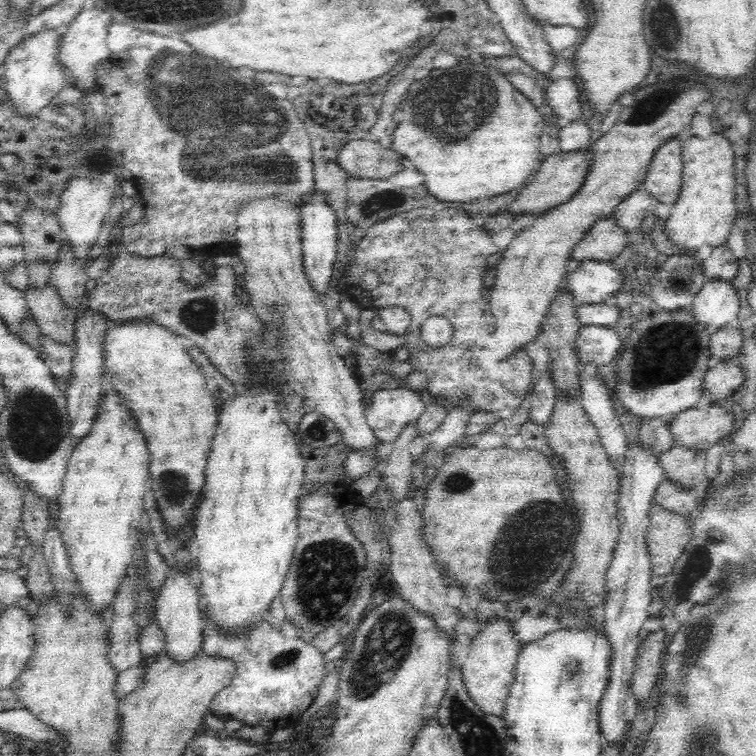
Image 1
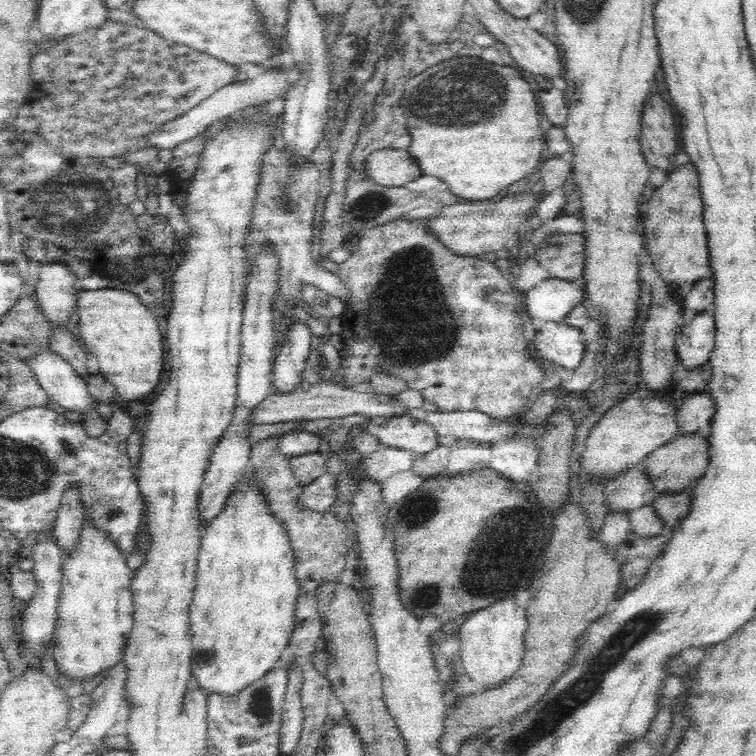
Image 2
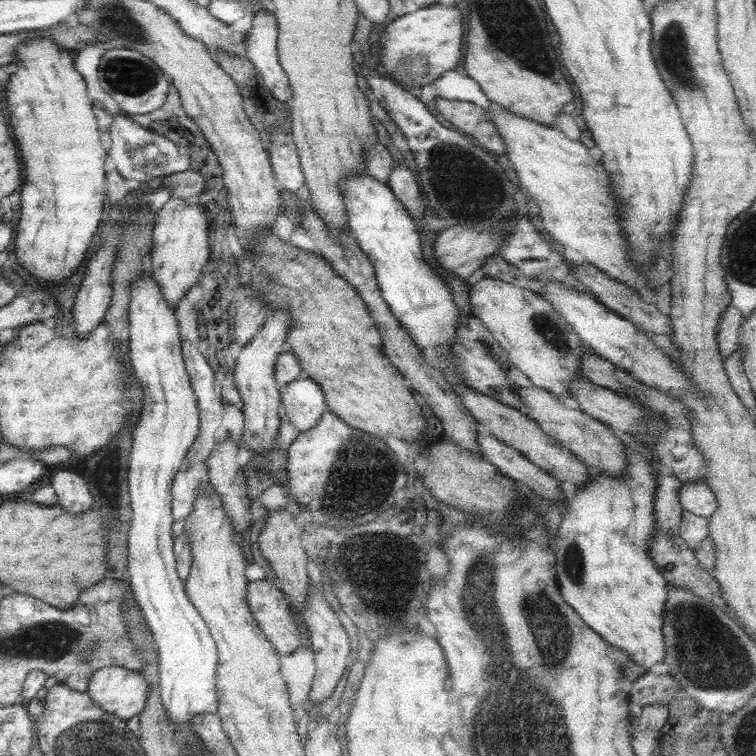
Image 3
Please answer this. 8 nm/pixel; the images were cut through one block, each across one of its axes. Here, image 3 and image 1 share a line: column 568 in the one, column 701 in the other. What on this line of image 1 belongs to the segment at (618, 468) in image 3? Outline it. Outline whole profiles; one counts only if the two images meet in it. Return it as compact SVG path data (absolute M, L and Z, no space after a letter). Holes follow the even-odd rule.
M716 403L703 408L688 408L674 416L670 423L671 448L708 450L734 432L734 414Z

